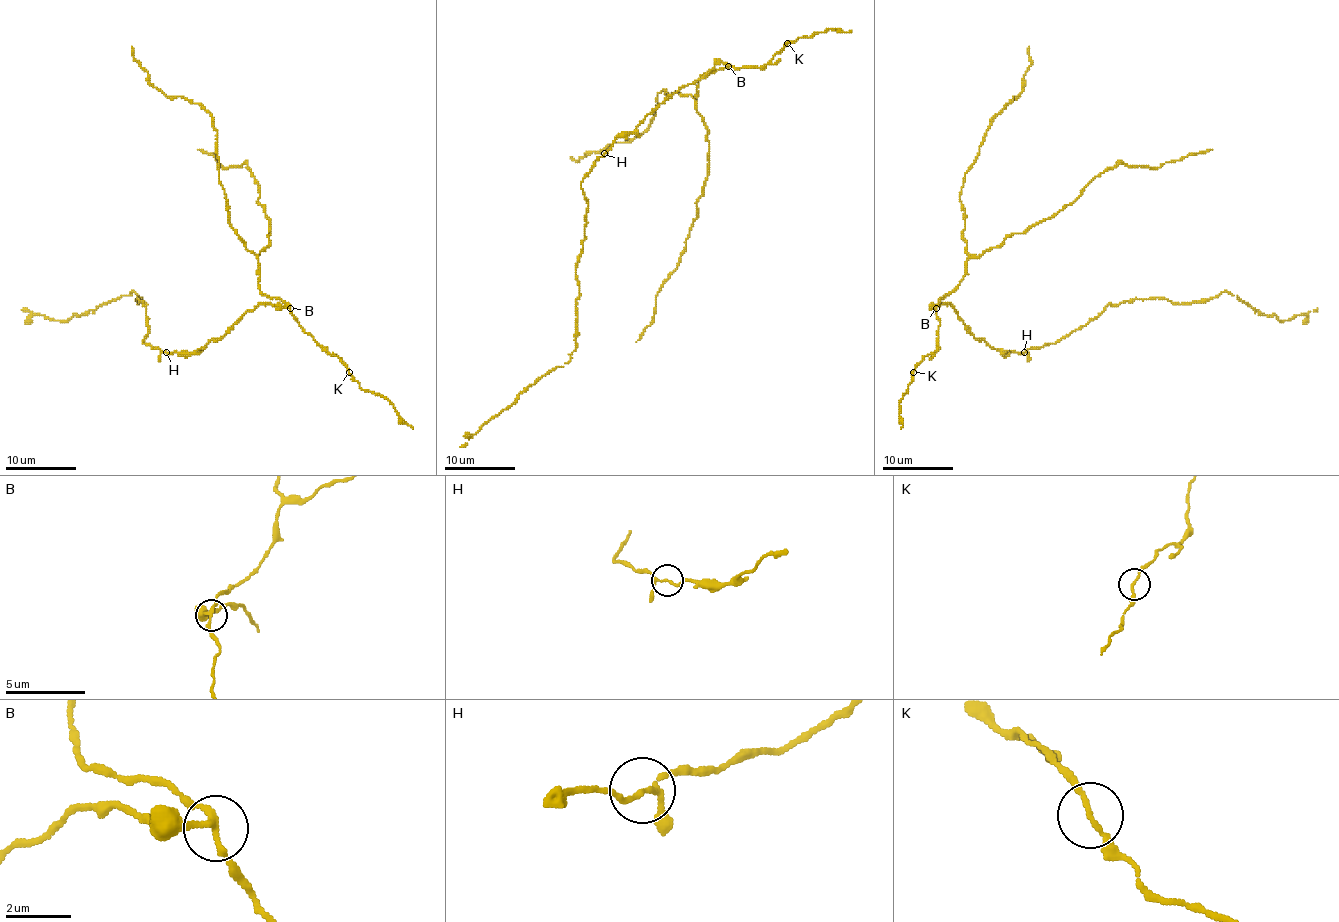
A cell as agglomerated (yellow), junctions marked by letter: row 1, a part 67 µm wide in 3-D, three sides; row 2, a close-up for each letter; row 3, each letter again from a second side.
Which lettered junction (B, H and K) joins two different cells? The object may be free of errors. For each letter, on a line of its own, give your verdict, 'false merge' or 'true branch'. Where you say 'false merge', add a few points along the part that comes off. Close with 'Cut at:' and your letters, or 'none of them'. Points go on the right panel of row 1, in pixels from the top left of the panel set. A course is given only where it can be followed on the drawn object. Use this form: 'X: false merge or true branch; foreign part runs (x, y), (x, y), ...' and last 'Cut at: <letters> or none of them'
B: true branch
H: true branch
K: true branch
Cut at: none of them

